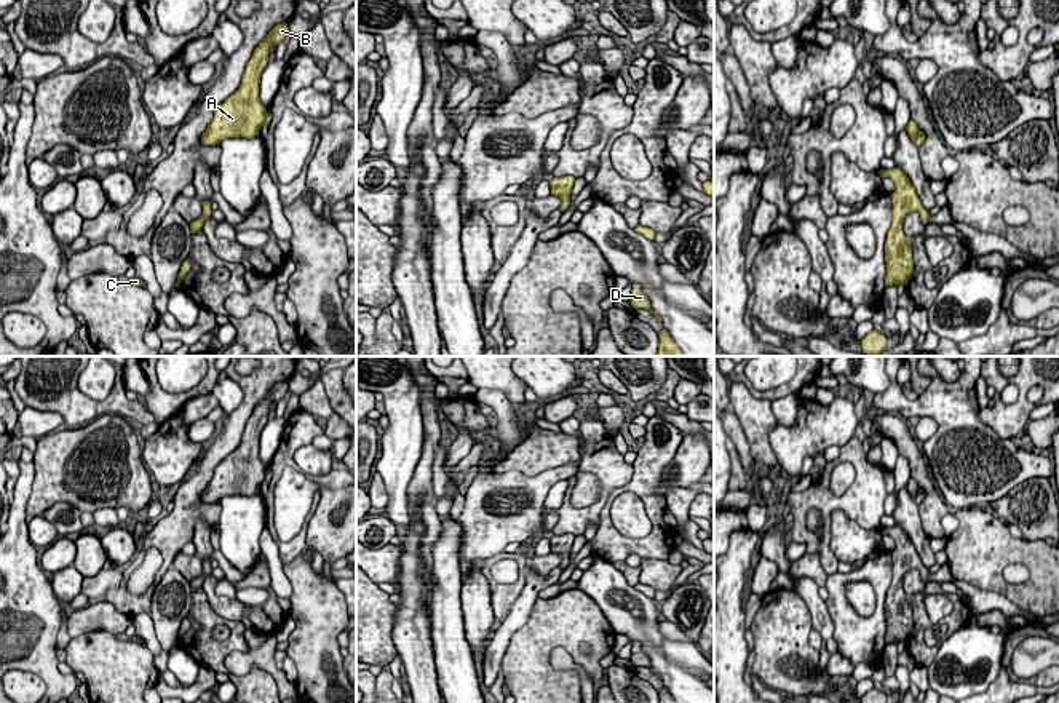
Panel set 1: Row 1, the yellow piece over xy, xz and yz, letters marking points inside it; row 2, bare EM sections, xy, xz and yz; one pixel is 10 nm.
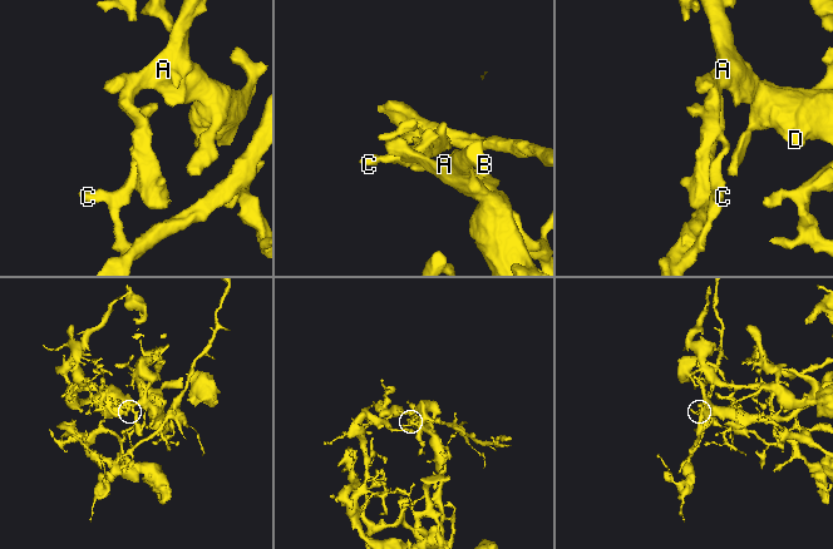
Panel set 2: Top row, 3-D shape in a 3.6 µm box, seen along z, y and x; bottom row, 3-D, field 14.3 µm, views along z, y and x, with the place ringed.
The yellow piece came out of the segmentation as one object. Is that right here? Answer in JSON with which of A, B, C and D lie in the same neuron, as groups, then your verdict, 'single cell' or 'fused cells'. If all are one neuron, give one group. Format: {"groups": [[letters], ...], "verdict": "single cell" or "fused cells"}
{"groups": [["A", "B", "D"], ["C"]], "verdict": "fused cells"}

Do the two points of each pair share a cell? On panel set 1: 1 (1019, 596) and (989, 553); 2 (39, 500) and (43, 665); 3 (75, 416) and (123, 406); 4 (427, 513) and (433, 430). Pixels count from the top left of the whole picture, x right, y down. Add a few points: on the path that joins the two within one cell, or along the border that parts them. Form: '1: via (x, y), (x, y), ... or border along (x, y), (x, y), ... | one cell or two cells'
1: via (1008, 590), (989, 571), (989, 564) | one cell
2: border along (34, 476), (26, 513) | two cells
3: via (87, 409), (112, 406) | one cell
4: via (428, 492), (425, 489), (425, 462), (428, 451) | one cell

